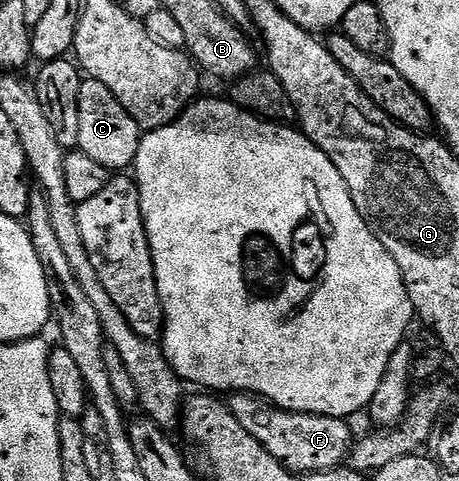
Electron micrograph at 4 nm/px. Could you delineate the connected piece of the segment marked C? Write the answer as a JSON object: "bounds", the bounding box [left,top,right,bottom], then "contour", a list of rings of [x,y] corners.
{"bounds":[77,77,144,173],"contour":[[[86,77],[80,85],[80,141],[77,150],[87,154],[110,173],[122,173],[133,168],[144,131],[131,117],[128,109],[116,101],[112,89],[100,81]]]}

